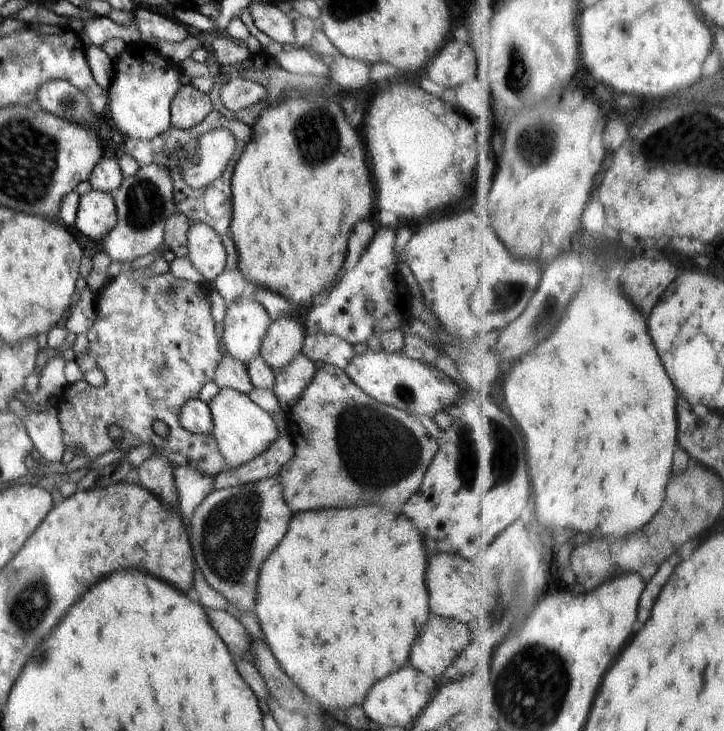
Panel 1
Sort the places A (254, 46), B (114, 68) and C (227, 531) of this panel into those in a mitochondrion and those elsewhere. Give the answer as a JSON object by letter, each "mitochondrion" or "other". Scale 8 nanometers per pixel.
{"A":"other","B":"other","C":"mitochondrion"}

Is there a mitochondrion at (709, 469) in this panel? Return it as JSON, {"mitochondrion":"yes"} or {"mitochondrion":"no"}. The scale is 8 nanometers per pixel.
{"mitochondrion":"no"}

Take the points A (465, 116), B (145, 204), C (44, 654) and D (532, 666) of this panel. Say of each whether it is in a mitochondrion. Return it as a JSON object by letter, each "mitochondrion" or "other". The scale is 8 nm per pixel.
{"A":"other","B":"mitochondrion","C":"mitochondrion","D":"mitochondrion"}

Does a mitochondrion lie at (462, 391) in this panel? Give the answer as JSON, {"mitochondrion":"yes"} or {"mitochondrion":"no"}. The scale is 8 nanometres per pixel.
{"mitochondrion":"no"}

